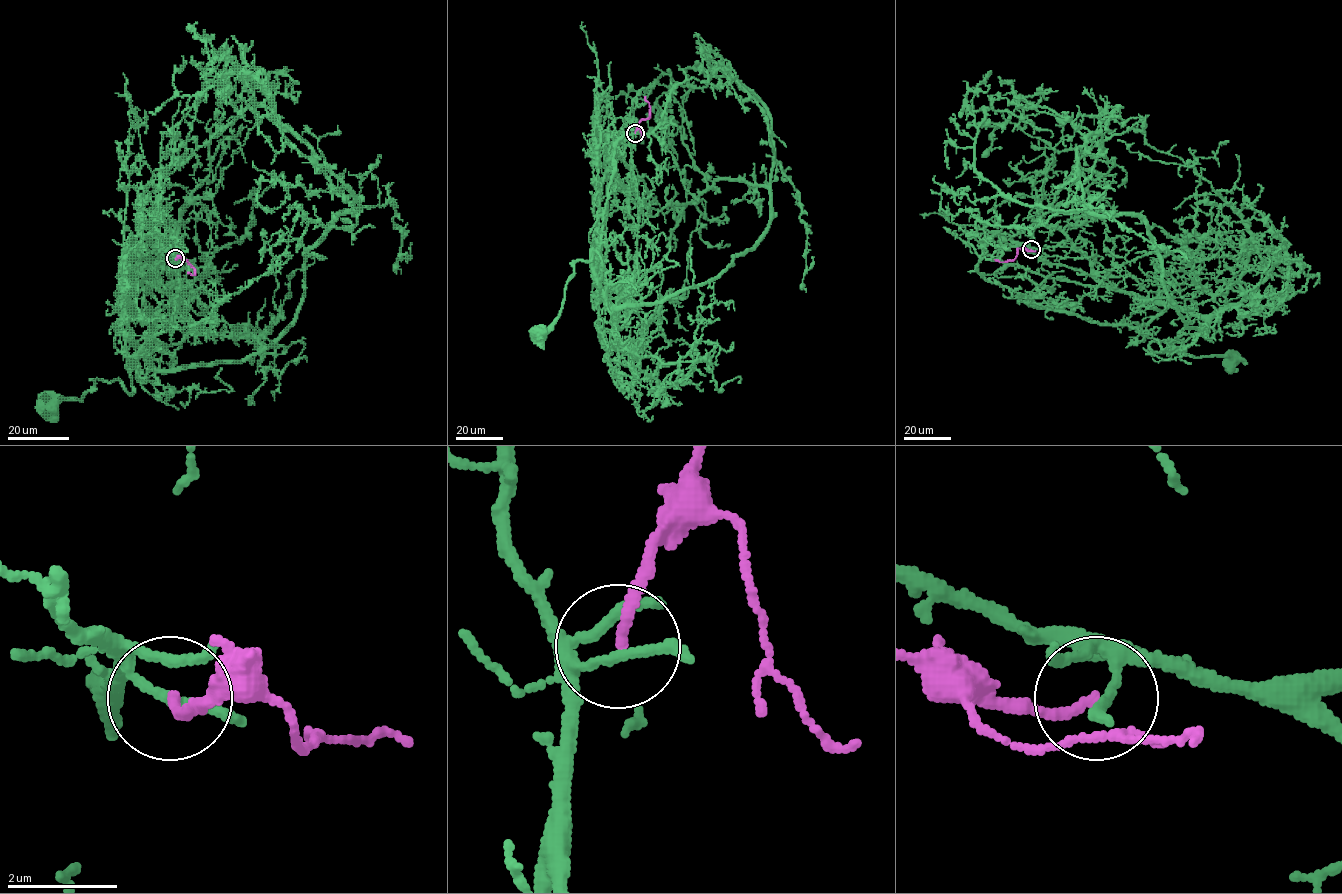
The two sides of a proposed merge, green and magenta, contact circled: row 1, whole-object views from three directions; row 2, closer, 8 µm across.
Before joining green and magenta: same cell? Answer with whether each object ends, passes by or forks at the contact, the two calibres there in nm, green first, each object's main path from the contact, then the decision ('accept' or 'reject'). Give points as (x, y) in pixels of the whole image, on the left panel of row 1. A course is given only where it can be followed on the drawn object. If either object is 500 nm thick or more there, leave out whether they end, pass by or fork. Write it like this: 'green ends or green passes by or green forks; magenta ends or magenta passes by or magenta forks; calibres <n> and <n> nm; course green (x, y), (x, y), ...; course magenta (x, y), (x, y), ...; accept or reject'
green passes by; magenta ends; calibres 150 and 180 nm; course green (175, 258), (150, 223), (118, 322), (132, 343), (131, 394), (119, 380), (96, 379), (81, 400), (46, 404); course magenta (175, 258), (183, 257), (195, 270), (194, 275), (189, 272); reject

